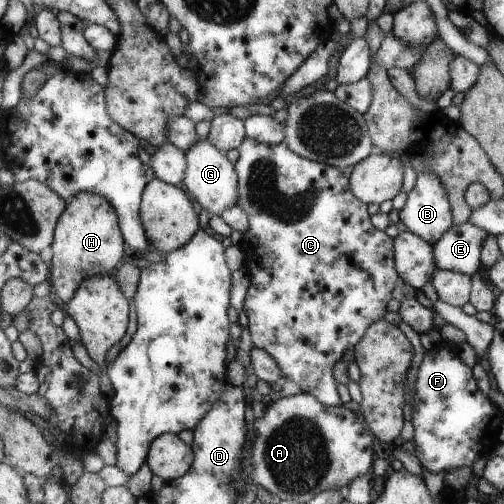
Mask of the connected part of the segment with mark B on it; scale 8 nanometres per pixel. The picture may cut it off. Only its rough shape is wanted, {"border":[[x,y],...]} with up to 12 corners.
{"border":[[419,173],[398,211],[408,231],[434,244],[454,225],[436,174]]}

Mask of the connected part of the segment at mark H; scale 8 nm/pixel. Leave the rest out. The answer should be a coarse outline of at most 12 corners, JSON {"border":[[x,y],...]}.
{"border":[[80,192],[55,228],[51,292],[61,304],[127,258],[108,198]]}

